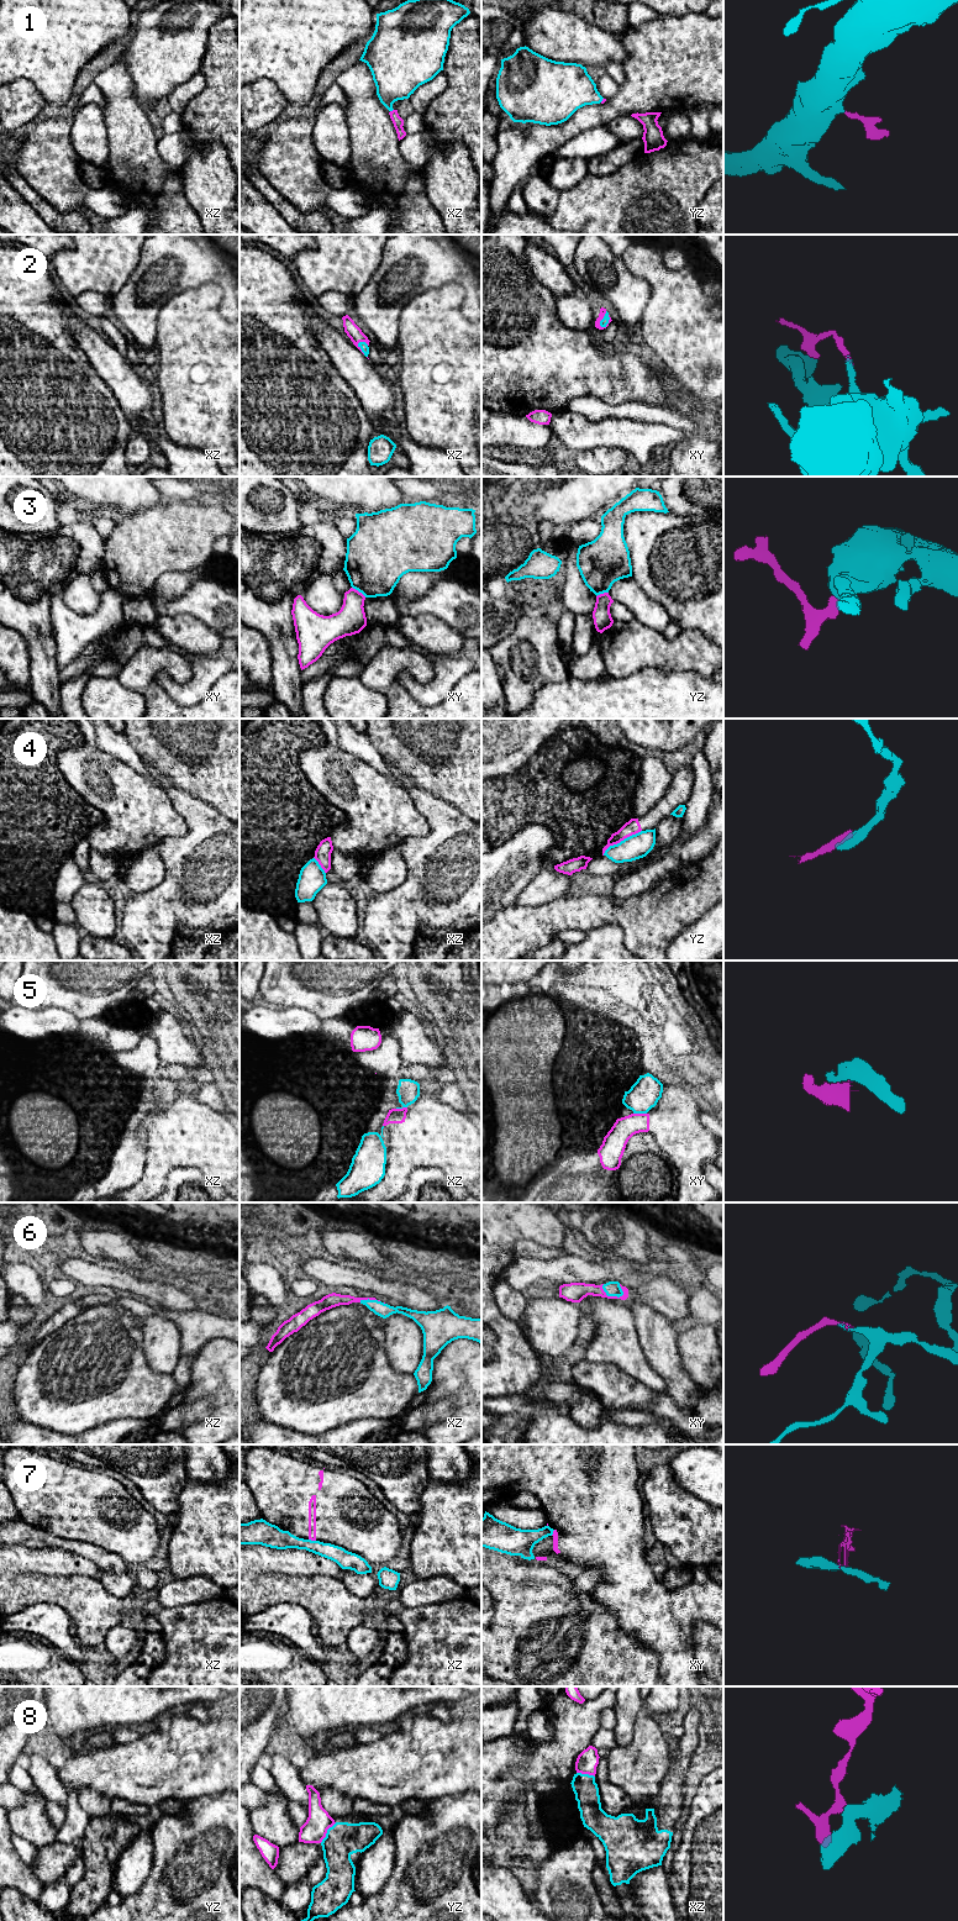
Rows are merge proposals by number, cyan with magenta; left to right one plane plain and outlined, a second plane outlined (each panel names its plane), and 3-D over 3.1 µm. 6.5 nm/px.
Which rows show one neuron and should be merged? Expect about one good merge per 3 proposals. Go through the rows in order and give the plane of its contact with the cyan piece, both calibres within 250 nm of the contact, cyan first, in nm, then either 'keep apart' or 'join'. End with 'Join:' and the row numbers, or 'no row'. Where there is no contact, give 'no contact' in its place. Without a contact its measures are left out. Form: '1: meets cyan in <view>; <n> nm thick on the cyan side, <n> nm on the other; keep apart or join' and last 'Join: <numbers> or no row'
1: meets cyan in xz; 320 nm thick on the cyan side, 70 nm on the other; join
2: meets cyan in xz; 50 nm thick on the cyan side, 90 nm on the other; join
3: meets cyan in xy; 400 nm thick on the cyan side, 190 nm on the other; keep apart
4: meets cyan in yz; 160 nm thick on the cyan side, 90 nm on the other; keep apart
5: meets cyan in xy; 200 nm thick on the cyan side, 150 nm on the other; keep apart
6: meets cyan in xy; 100 nm thick on the cyan side, 130 nm on the other; join
7: meets cyan in xz; 140 nm thick on the cyan side, 50 nm on the other; keep apart
8: meets cyan in yz; 220 nm thick on the cyan side, 160 nm on the other; keep apart
Join: 1, 2, 6

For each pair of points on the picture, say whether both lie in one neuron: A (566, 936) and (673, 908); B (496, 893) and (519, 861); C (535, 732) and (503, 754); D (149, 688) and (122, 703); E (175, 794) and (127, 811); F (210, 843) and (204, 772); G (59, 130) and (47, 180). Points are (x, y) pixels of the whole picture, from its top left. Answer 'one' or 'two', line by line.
A: two
B: one
C: one
D: two
E: two
F: two
G: one

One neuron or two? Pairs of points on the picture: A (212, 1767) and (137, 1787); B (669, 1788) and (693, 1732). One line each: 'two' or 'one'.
A: one
B: one

